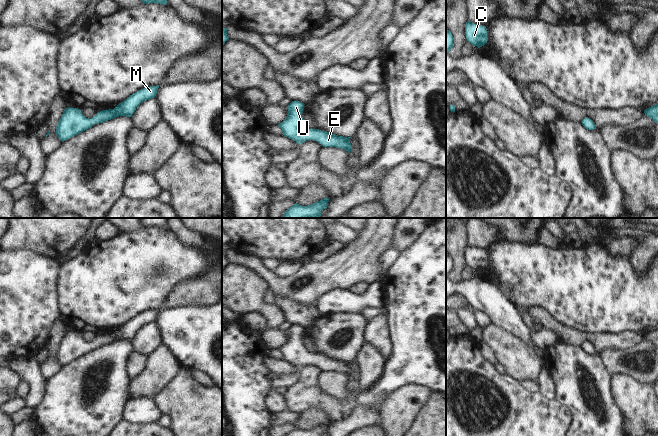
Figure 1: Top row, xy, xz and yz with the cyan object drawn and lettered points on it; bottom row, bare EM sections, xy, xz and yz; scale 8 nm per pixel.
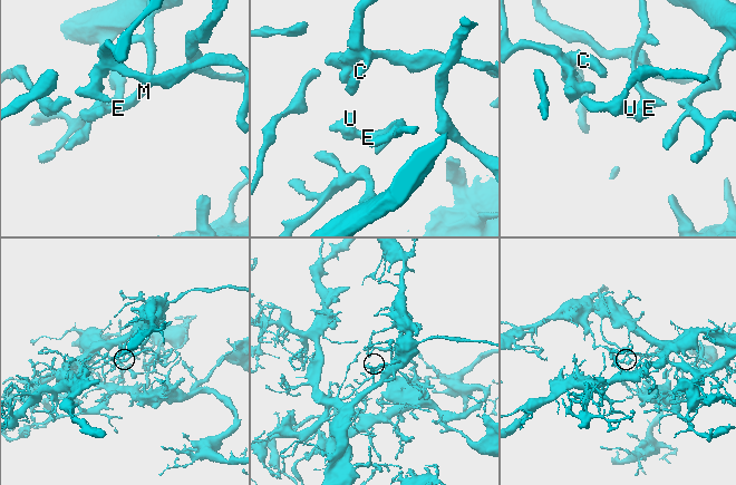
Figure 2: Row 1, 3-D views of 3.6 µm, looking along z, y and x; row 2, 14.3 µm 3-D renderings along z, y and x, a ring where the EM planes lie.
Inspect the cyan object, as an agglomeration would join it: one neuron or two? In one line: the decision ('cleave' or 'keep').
keep

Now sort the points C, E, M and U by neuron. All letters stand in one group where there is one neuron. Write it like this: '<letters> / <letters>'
C E M U

